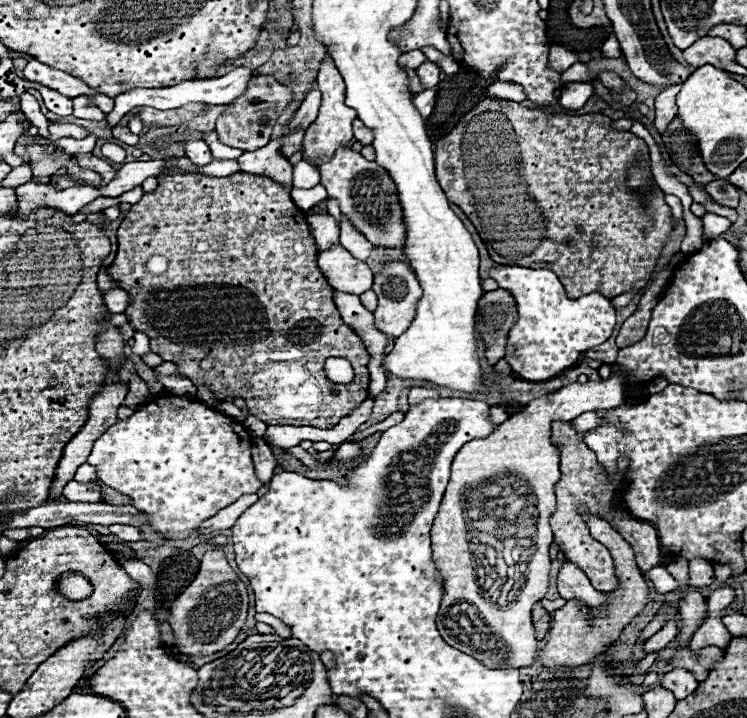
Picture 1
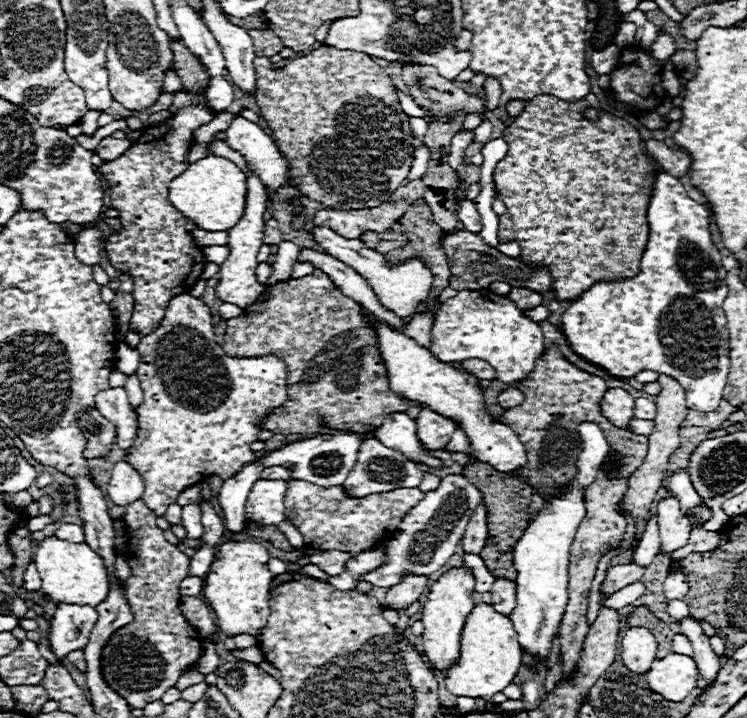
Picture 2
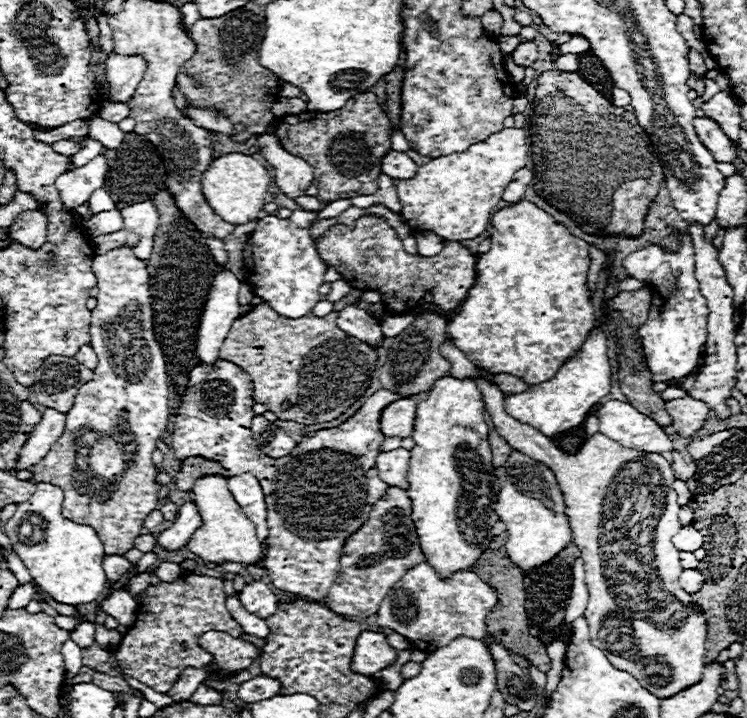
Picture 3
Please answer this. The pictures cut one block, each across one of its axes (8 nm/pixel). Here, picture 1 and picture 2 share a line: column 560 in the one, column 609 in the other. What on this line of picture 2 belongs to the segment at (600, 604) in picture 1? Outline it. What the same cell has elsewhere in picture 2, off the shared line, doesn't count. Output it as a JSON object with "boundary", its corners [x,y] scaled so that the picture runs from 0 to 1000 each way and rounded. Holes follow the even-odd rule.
{"boundary":[[[814,791],[809,811],[803,813],[803,825],[819,830],[822,825],[833,822],[835,816],[846,813],[849,808],[859,805],[862,791]]]}

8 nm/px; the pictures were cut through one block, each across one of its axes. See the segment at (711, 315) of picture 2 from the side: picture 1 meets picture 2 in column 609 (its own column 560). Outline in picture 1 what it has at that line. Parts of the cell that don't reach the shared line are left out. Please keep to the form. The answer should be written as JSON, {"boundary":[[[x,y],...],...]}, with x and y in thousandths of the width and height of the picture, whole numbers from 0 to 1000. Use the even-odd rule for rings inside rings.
{"boundary":[[[664,370],[656,384],[669,401],[680,401],[691,415],[696,446],[680,468],[677,501],[685,515],[710,532],[736,529],[744,521],[768,510],[784,487],[811,476],[822,460],[825,440],[814,415],[801,407],[776,412],[774,418],[758,415],[755,398],[739,376],[699,373],[699,370]]]}

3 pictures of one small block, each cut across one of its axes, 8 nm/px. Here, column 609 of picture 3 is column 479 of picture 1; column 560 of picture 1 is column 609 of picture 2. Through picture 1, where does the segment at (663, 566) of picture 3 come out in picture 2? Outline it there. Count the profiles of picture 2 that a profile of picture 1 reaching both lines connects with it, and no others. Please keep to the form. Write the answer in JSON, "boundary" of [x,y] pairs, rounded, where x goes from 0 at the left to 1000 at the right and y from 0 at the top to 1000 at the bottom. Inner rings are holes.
{"boundary":[[[814,540],[803,557],[803,574],[822,593],[838,596],[841,585],[849,579],[849,554],[833,540]]]}

